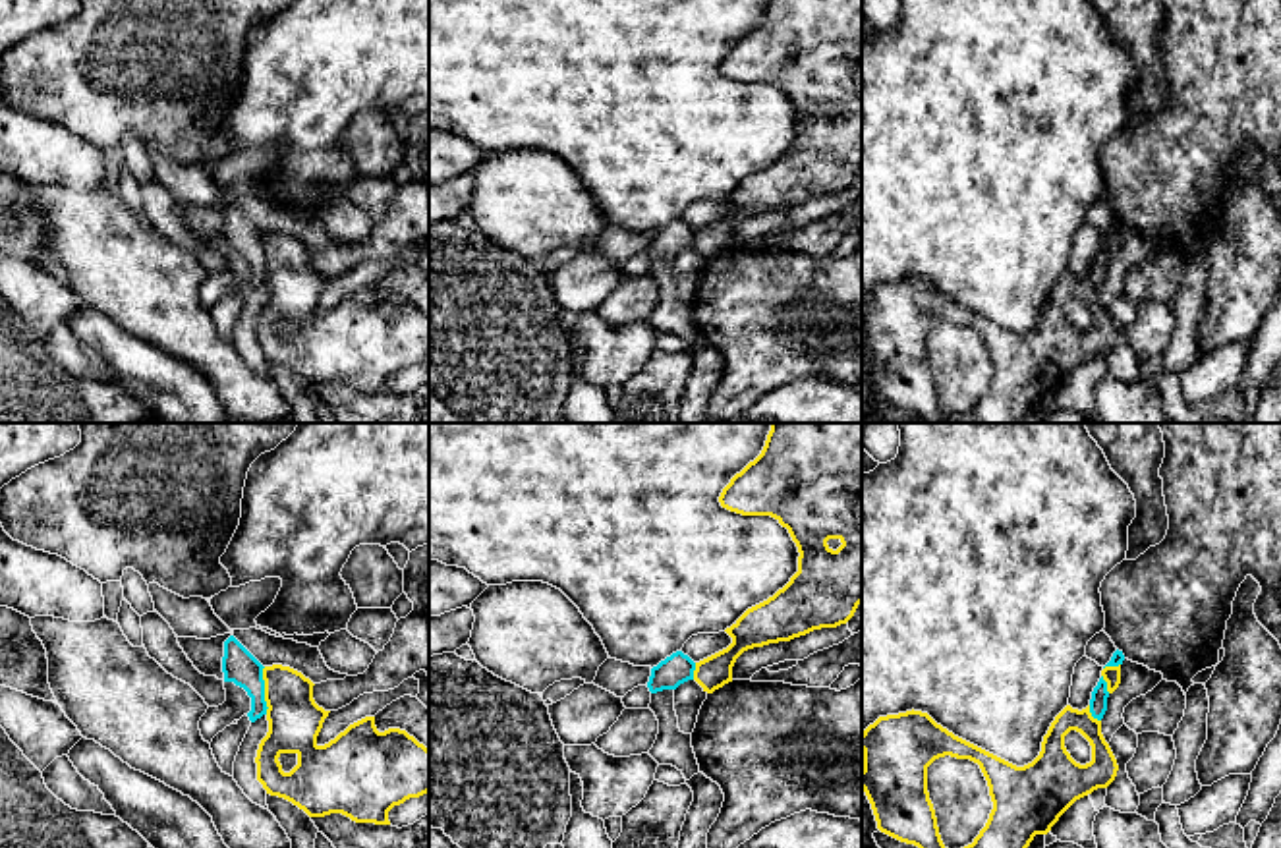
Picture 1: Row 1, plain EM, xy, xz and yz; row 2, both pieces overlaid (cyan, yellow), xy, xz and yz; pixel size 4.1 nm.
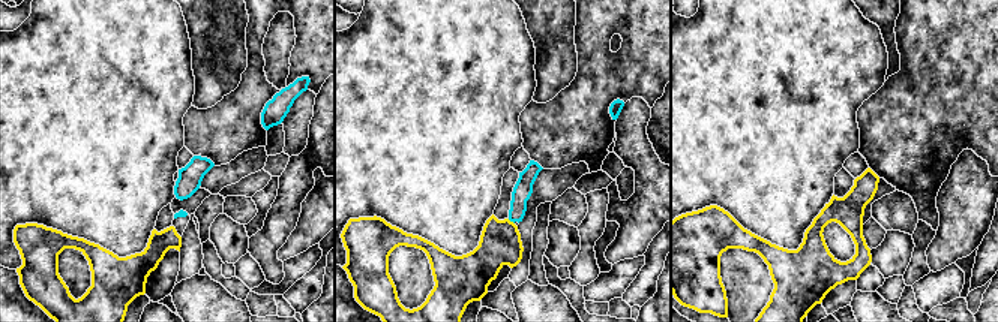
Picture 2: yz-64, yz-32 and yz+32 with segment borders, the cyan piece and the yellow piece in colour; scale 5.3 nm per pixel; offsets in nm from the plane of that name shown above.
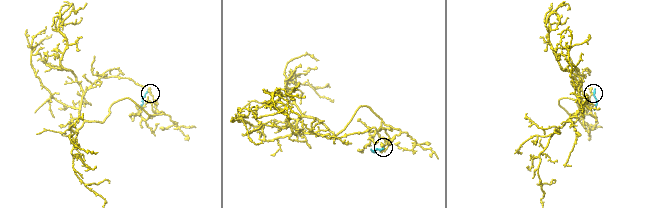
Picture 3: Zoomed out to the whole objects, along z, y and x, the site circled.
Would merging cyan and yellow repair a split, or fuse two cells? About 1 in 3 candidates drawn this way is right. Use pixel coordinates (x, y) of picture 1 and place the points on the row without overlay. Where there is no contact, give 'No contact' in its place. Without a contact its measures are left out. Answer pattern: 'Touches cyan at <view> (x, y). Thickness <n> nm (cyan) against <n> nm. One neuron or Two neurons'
Touches cyan at xy (263, 257). Thickness 140 nm (cyan) against 220 nm. Two neurons

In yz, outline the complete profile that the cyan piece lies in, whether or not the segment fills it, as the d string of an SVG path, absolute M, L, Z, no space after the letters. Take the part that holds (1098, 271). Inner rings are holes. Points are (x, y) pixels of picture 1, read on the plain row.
M1103 243L1099 245L1097 253L1092 259L1092 267L1090 267L1090 280L1094 286L1101 288L1105 278L1107 278L1107 249L1103 247Z

